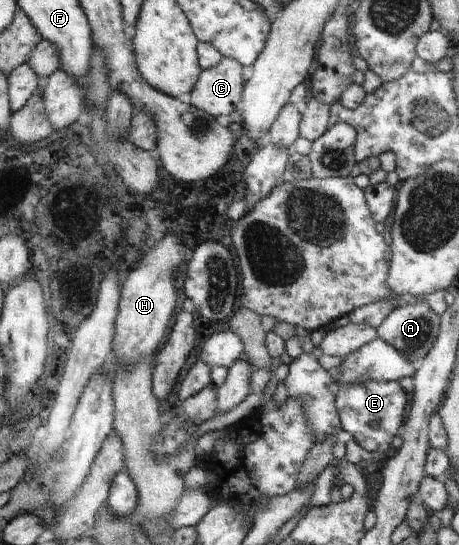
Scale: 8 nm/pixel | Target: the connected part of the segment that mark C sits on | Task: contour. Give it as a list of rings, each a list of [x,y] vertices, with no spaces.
[[[224,58],[216,68],[203,70],[196,88],[190,93],[189,105],[224,121],[236,112],[238,102],[243,100],[246,73],[238,60]]]

